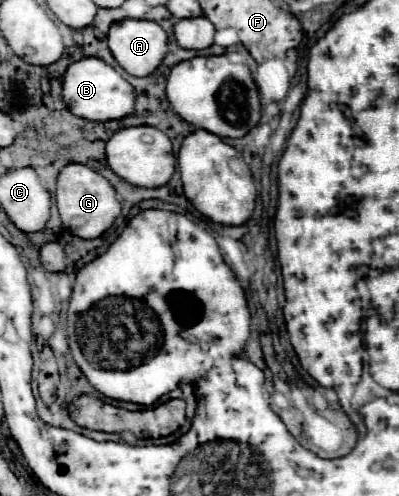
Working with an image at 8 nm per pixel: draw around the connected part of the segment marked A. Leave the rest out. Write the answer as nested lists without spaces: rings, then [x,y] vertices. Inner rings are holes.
[[[121,20],[109,28],[107,44],[119,66],[131,76],[149,76],[163,62],[167,54],[167,34],[151,20]]]

